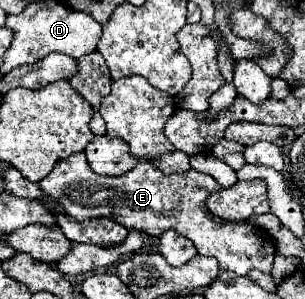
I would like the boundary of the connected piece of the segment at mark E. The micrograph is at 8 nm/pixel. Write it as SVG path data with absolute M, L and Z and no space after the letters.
M77 152L61 162L39 182L45 198L41 198L41 204L53 212L53 206L61 206L63 214L73 220L89 220L89 218L113 218L119 224L127 226L129 230L143 230L151 236L161 236L165 230L175 230L189 238L197 252L201 256L215 256L219 260L219 280L221 282L233 282L239 276L247 276L249 270L263 270L265 274L271 274L273 270L273 258L275 258L275 244L265 230L257 230L255 226L245 226L245 222L215 222L215 218L209 214L205 206L205 198L209 194L215 194L221 186L215 178L201 174L197 170L189 170L185 174L163 174L159 168L155 168L149 160L141 158L139 164L129 170L123 176L97 176L85 158L83 152Z

